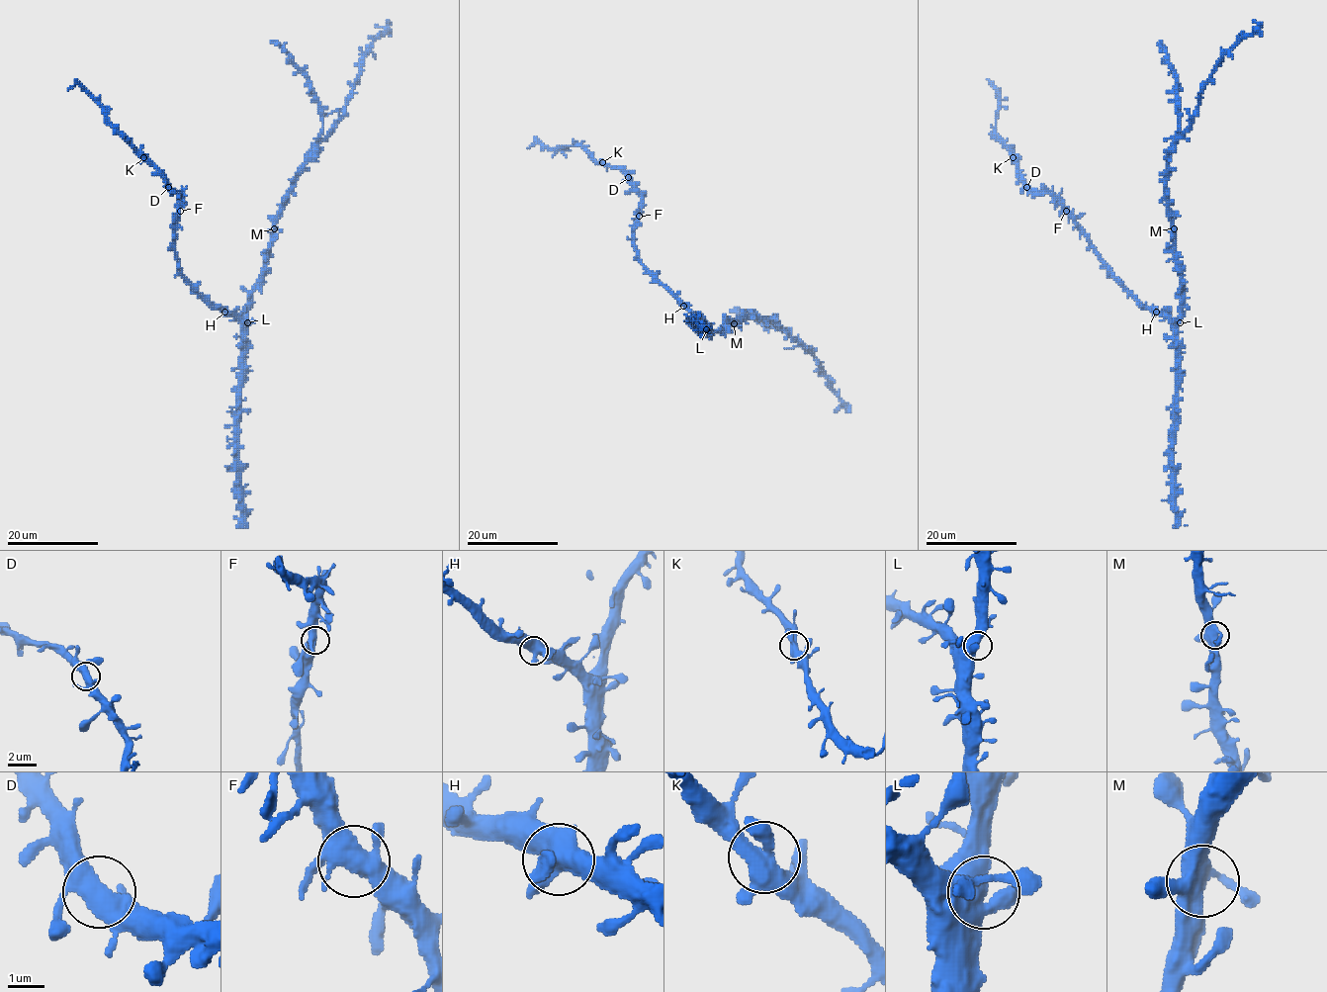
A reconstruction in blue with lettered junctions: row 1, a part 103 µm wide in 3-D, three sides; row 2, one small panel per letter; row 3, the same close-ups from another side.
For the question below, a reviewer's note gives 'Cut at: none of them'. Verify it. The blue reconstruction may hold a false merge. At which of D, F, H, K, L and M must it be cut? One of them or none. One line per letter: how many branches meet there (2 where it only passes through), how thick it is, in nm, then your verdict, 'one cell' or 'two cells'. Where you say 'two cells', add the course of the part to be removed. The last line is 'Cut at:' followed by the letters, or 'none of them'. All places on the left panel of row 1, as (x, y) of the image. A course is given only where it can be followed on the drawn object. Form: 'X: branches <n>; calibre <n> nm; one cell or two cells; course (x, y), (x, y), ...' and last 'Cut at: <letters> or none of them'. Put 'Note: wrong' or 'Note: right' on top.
Note: right
D: branches 4; calibre 440 nm; one cell
F: branches 4; calibre 460 nm; one cell
H: branches 4; calibre 480 nm; one cell
K: branches 4; calibre 480 nm; one cell
L: branches 4; calibre 500 nm; one cell
M: branches 4; calibre 480 nm; one cell
Cut at: none of them

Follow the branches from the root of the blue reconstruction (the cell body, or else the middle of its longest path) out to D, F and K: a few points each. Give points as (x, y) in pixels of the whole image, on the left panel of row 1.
D: (239, 321), (216, 309), (183, 276), (175, 254), (174, 238), (181, 194), (168, 187)
F: (239, 321), (216, 309), (183, 276), (175, 254), (174, 238), (174, 224), (180, 211)
K: (239, 321), (216, 309), (183, 276), (175, 254), (174, 238), (181, 194), (176, 194), (143, 157)

